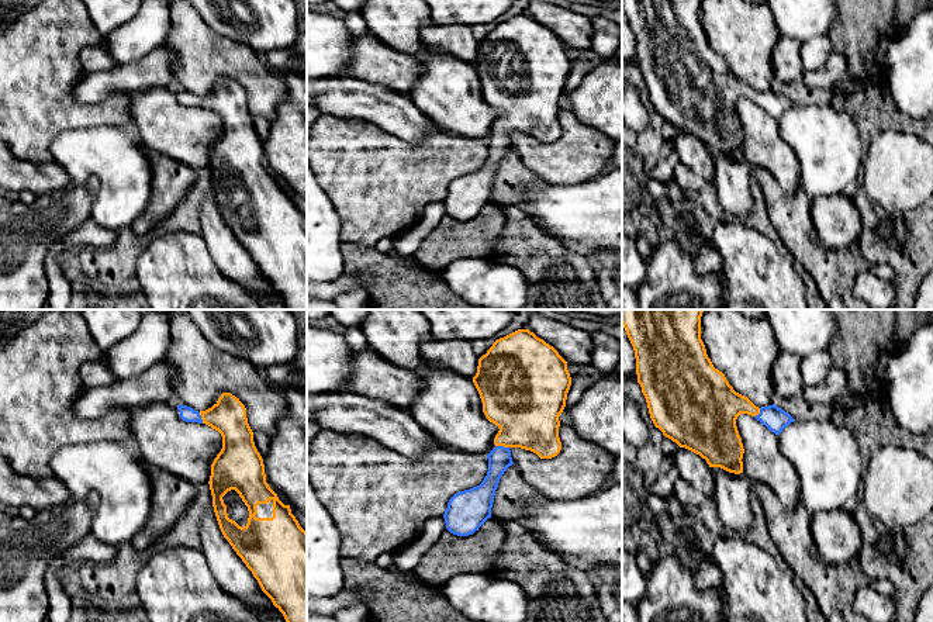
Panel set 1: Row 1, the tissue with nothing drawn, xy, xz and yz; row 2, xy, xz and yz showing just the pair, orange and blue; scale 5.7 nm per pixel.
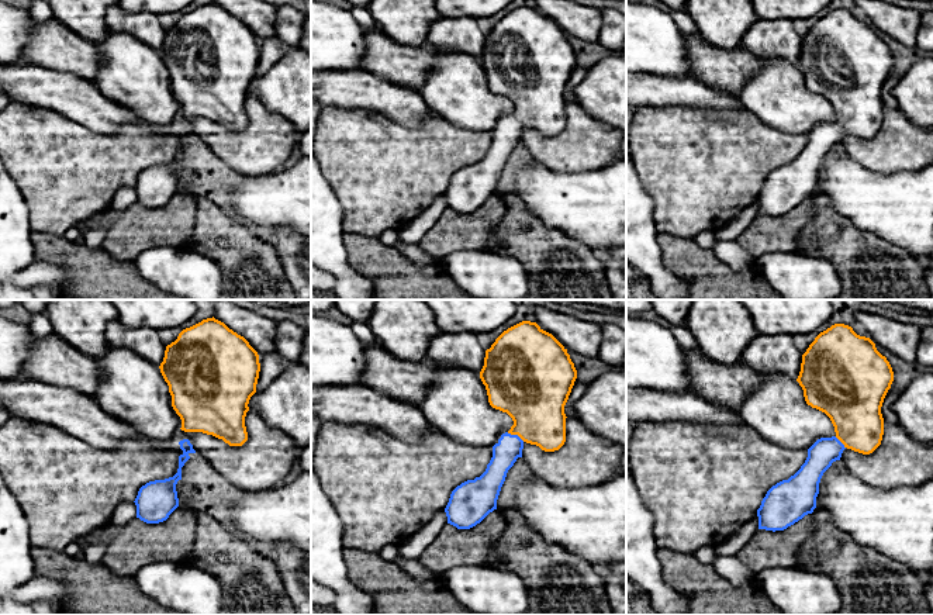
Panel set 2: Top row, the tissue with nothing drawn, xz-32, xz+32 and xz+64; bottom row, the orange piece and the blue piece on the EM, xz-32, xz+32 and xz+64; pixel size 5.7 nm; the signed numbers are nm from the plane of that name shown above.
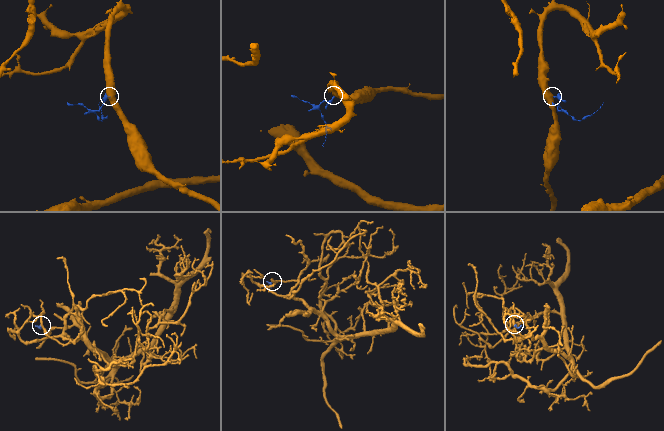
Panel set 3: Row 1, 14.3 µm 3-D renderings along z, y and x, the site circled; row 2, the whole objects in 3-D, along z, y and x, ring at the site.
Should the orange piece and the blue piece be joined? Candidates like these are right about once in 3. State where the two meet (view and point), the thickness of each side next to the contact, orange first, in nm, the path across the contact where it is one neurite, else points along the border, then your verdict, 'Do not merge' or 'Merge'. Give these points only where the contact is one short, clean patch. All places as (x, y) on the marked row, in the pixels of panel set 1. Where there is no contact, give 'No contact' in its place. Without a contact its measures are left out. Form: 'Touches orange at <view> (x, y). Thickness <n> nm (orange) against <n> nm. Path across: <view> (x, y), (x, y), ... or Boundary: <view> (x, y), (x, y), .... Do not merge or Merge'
Touches orange at xz (503, 445). Thickness 380 nm (orange) against 130 nm. Path across: xz (527, 408), (503, 445), (500, 459). Merge

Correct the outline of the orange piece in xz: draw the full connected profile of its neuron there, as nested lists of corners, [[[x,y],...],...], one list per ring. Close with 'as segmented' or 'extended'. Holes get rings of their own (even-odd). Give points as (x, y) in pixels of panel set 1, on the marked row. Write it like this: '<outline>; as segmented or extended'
[[[518,329],[497,339],[478,359],[473,383],[483,402],[485,418],[500,431],[494,438],[495,448],[487,455],[488,471],[483,483],[455,494],[443,514],[446,529],[457,536],[473,535],[491,518],[495,490],[504,471],[514,464],[511,448],[536,453],[540,459],[552,459],[561,450],[559,417],[566,407],[571,377],[567,362],[559,352],[529,329]]]; extended

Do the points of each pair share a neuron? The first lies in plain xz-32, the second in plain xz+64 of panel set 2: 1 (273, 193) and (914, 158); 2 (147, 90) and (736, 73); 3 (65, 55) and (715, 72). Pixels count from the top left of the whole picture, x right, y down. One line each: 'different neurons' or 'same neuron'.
1: different neurons
2: different neurons
3: same neuron

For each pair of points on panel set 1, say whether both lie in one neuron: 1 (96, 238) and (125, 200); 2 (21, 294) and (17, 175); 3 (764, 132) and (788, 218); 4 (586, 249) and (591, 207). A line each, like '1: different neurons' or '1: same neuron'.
1: different neurons
2: different neurons
3: different neurons
4: same neuron

